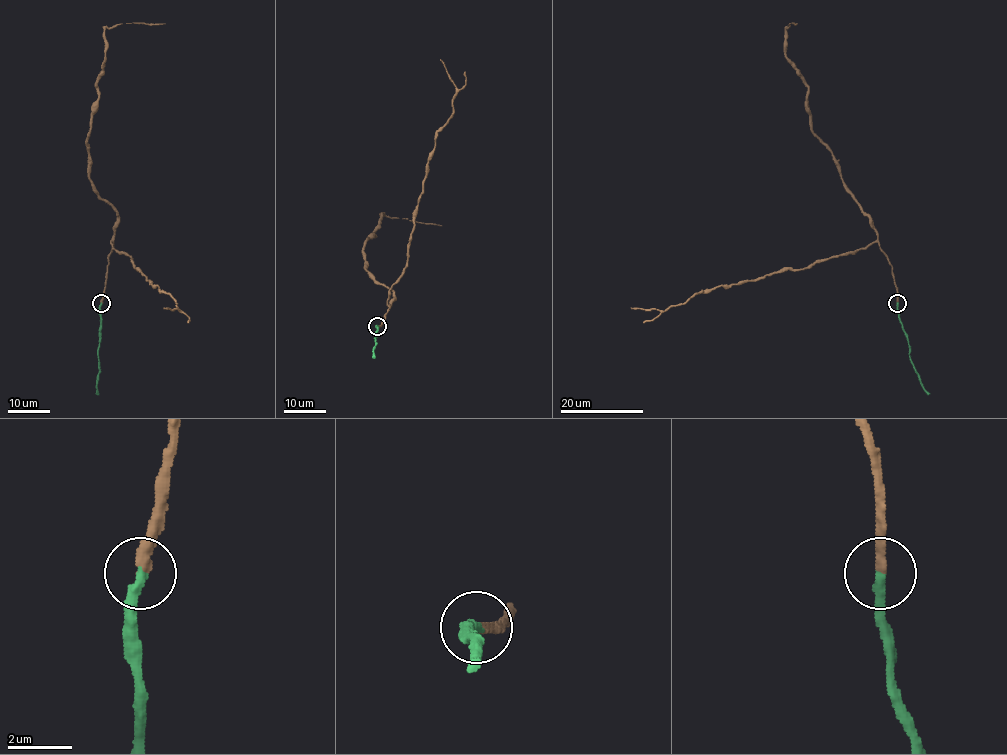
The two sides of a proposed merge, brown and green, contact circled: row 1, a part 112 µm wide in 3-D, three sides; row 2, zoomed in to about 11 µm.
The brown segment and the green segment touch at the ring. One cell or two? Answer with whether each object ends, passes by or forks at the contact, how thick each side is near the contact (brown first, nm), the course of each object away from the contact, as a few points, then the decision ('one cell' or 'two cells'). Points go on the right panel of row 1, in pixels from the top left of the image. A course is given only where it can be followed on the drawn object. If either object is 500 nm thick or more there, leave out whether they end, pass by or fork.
brown ends there; green ends there; 320 nm thick on the brown side, 320 nm on the other; brown runs (897, 303), (873, 220), (812, 129), (806, 83), (785, 56), (785, 31), (797, 23); green runs (897, 304), (899, 321), (908, 343), (909, 360), (928, 394); one cell

